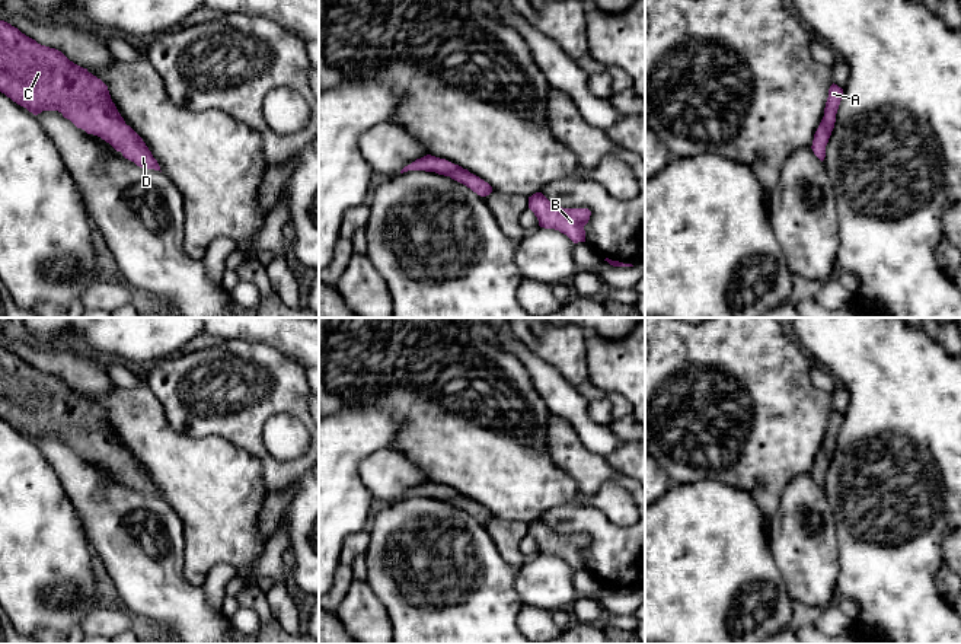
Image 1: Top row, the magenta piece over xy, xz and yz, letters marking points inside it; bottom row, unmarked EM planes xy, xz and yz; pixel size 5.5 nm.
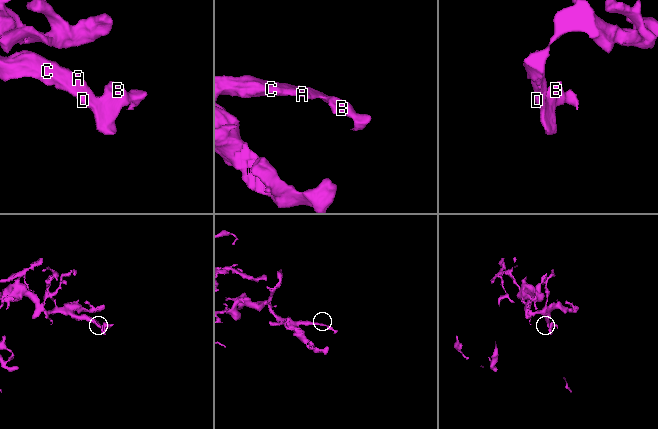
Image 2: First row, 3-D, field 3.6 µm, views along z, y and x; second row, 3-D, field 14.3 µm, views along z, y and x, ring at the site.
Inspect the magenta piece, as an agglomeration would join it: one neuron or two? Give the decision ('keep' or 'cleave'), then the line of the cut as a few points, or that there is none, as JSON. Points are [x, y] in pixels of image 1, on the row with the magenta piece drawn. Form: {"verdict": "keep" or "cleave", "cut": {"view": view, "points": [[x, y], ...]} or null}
{"verdict": "keep", "cut": null}

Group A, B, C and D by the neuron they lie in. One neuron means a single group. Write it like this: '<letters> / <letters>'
A B C D

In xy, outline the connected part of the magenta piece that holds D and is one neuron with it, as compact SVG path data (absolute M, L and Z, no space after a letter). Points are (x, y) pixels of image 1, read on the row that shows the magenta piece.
M0 20L0 92L33 115L58 111L137 166L160 170L143 138L125 124L100 79L4 20Z

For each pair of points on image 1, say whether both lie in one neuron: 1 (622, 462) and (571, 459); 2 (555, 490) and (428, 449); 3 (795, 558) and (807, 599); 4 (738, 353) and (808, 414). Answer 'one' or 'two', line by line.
1: two
2: one
3: one
4: one

